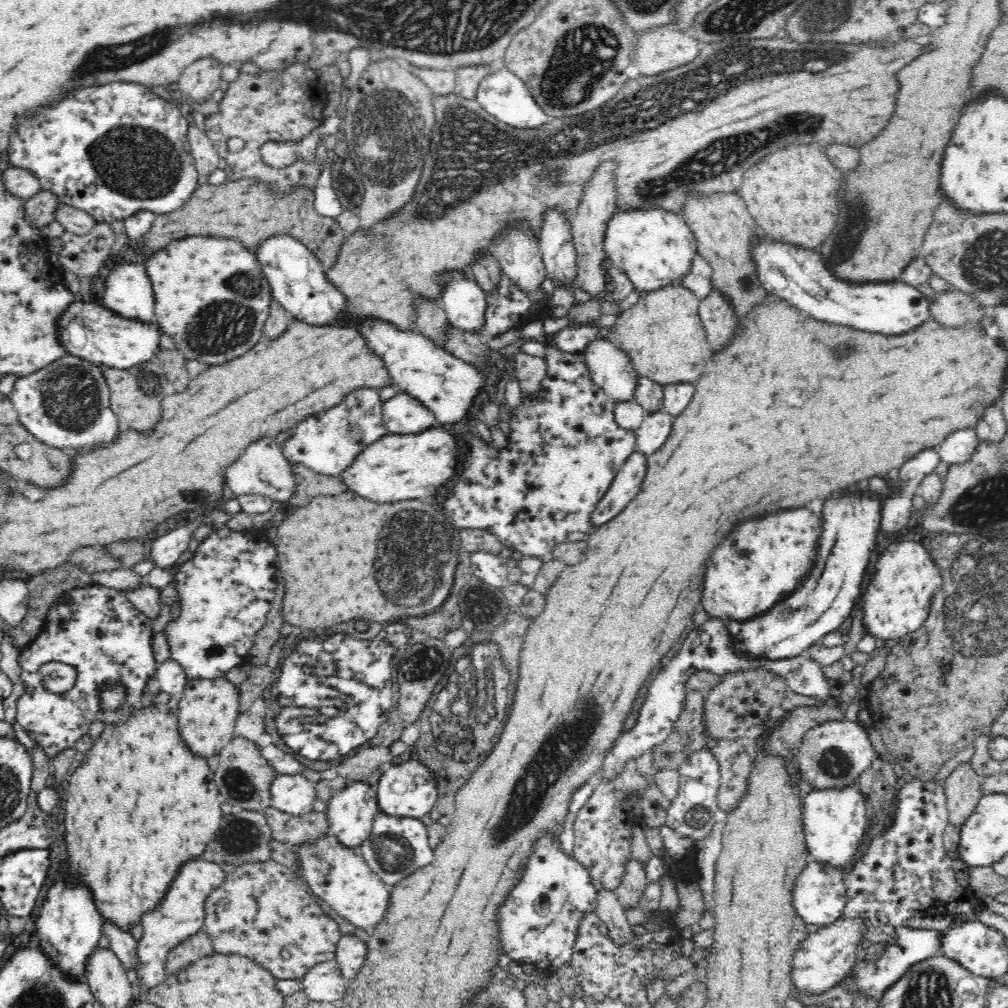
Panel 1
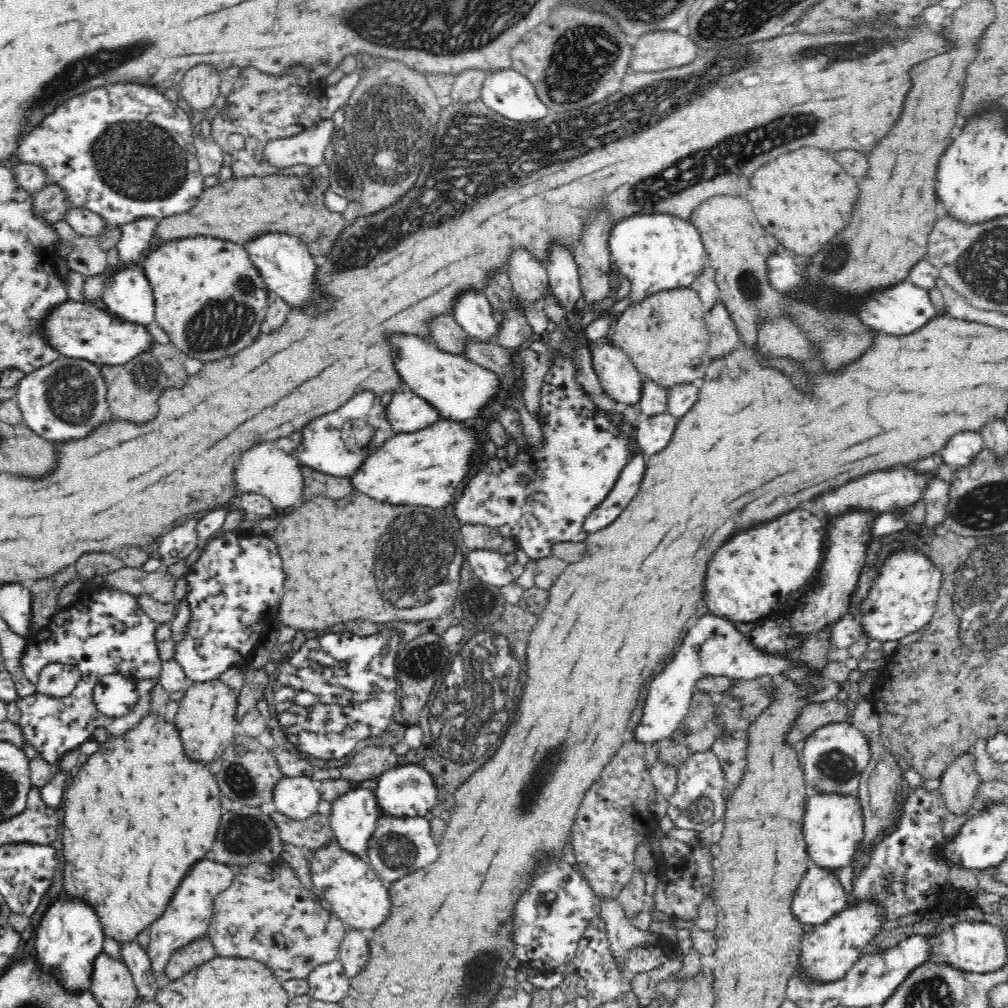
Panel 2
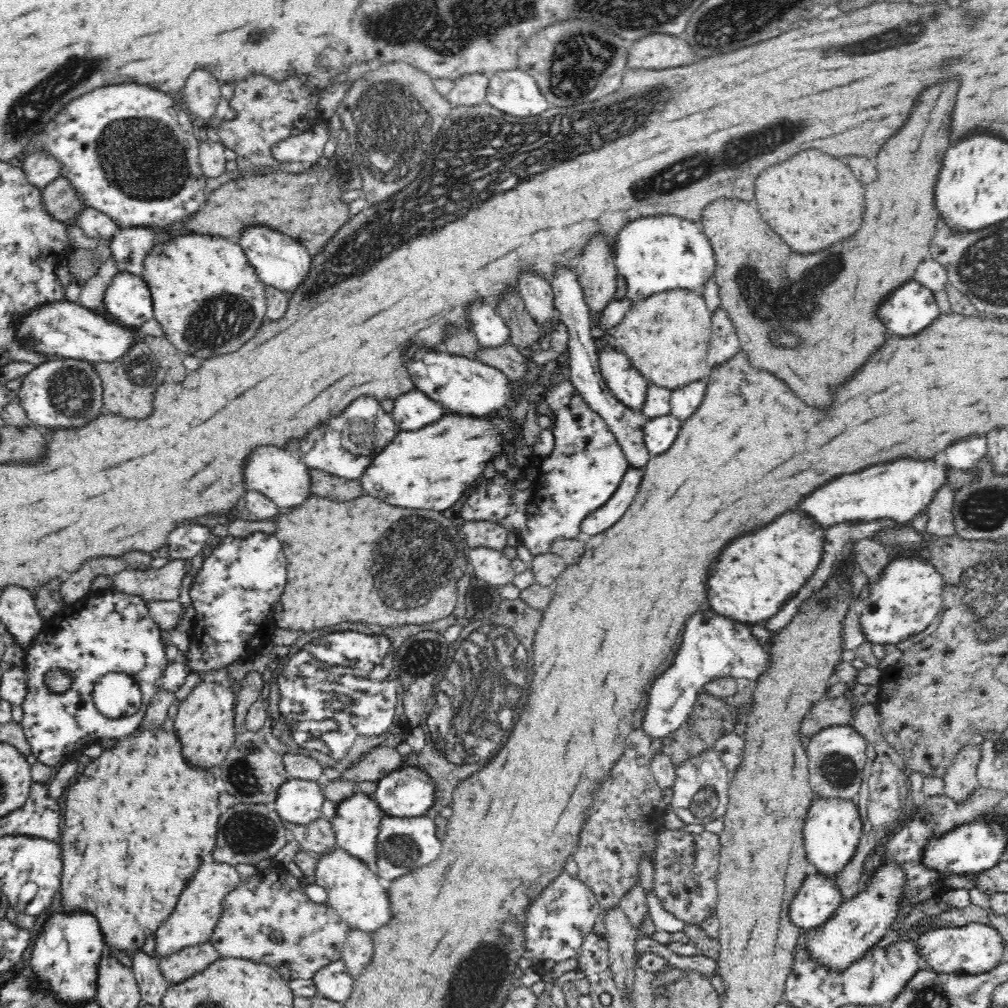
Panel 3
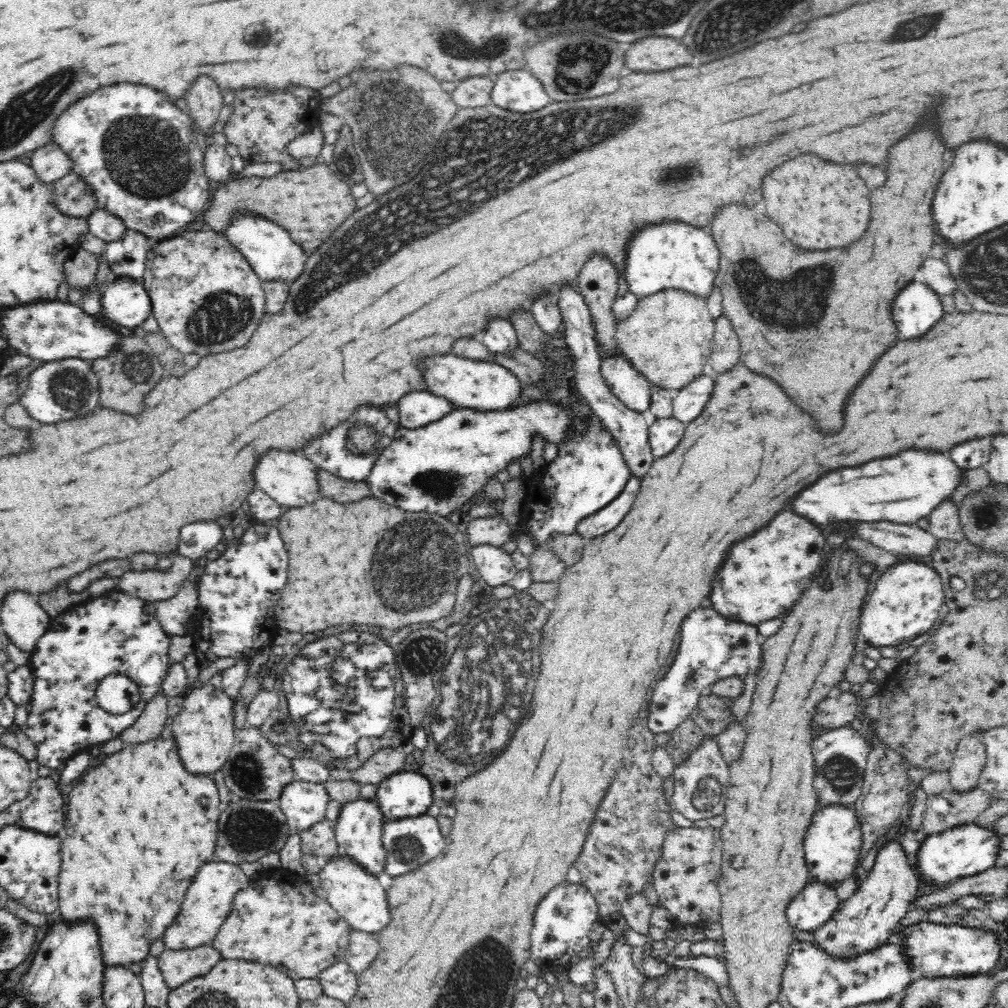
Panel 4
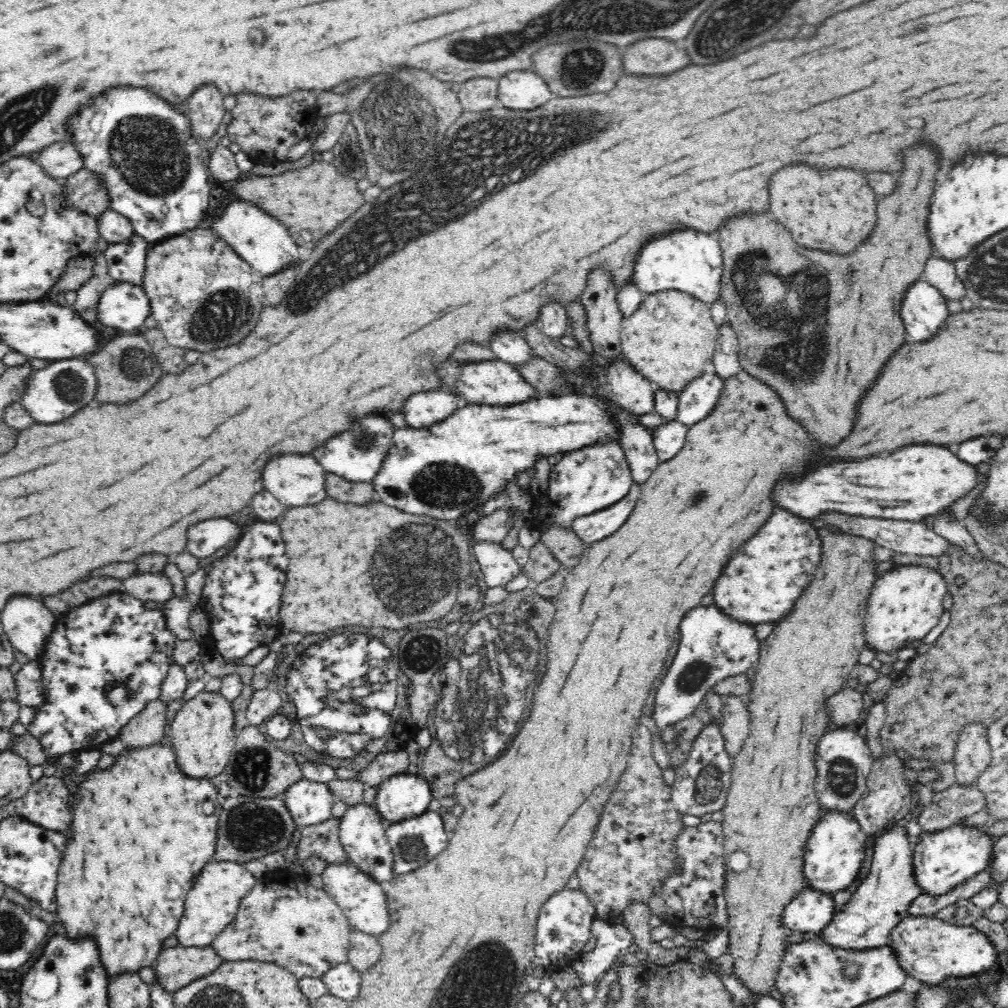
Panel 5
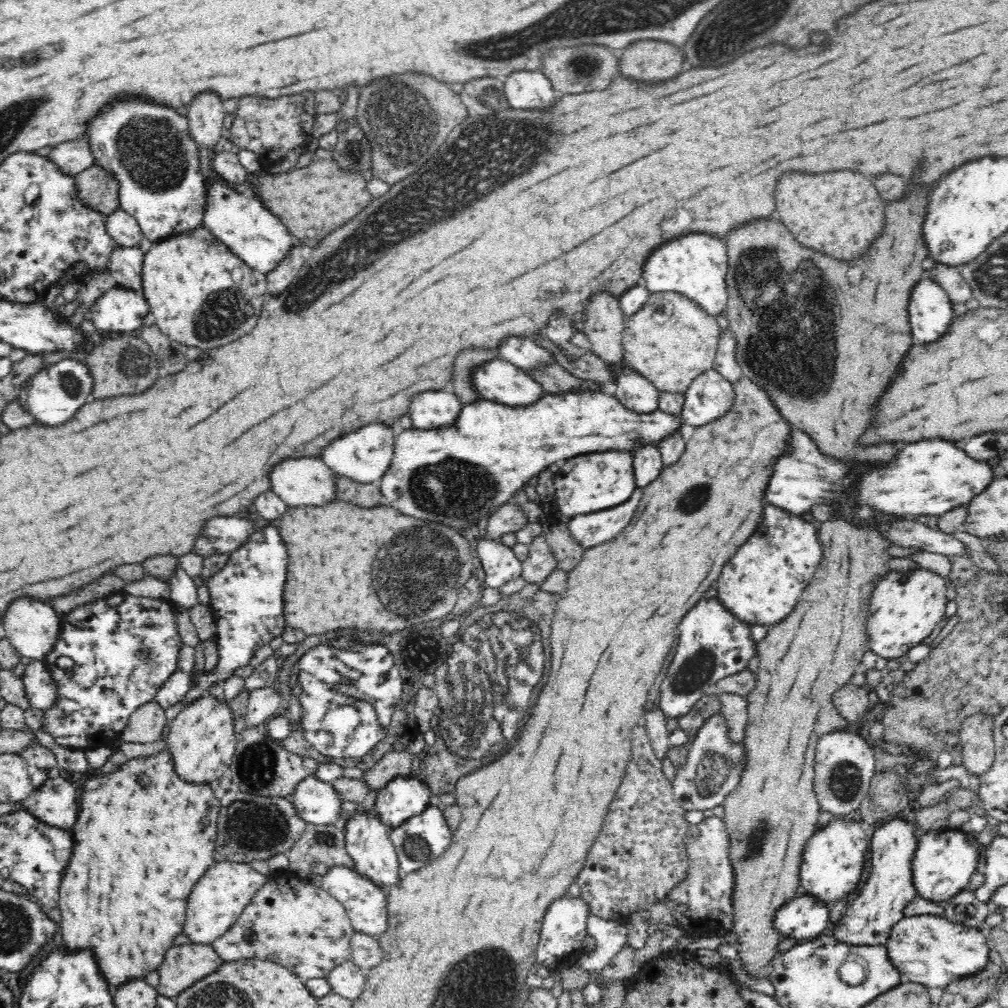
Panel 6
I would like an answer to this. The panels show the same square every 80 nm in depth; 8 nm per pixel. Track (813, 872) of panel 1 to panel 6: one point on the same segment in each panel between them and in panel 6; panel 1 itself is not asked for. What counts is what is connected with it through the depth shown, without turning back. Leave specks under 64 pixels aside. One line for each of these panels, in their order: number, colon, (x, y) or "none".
2: (820, 896)
3: (818, 899)
4: (816, 904)
5: (810, 911)
6: (804, 918)

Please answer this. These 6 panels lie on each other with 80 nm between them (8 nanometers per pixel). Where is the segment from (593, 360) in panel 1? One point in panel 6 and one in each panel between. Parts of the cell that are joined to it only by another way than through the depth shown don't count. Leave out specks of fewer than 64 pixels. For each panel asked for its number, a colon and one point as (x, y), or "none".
2: (620, 380)
3: (627, 385)
4: (633, 390)
5: (634, 393)
6: (633, 391)

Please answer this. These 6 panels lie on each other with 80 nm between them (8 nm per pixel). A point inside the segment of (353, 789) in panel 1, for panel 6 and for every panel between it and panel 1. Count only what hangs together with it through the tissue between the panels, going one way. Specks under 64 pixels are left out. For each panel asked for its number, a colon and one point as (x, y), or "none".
2: (354, 815)
3: (356, 823)
4: (358, 831)
5: (363, 835)
6: (368, 843)

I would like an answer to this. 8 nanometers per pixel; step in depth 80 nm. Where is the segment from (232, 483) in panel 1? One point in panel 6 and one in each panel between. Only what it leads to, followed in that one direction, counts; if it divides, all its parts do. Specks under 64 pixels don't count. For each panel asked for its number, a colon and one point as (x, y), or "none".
2: (265, 470)
3: (283, 477)
4: (292, 480)
5: (295, 480)
6: (298, 481)

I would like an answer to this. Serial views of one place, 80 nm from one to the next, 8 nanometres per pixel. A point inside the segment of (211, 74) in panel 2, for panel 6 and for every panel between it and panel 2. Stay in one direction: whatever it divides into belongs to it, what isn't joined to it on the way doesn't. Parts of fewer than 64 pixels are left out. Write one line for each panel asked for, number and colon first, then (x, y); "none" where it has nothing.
3: (201, 93)
4: (204, 100)
5: (205, 109)
6: (205, 115)

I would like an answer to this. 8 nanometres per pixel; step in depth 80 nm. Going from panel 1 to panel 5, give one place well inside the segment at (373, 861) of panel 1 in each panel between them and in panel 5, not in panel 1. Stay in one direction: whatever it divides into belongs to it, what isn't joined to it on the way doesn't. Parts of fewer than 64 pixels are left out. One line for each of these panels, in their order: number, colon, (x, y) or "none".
2: (400, 845)
3: (403, 844)
4: (411, 842)
5: (416, 841)

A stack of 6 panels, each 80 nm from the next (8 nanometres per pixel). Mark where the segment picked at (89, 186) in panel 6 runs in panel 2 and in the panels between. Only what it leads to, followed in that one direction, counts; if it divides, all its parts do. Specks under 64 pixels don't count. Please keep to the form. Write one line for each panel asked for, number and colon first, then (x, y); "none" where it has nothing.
2: (50, 204)
3: (60, 200)
4: (71, 195)
5: (83, 191)

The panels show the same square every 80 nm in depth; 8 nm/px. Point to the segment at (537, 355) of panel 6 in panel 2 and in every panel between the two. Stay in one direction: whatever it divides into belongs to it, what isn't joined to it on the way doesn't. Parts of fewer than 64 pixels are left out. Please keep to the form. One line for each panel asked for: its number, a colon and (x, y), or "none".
2: (472, 311)
3: (490, 330)
4: (499, 336)
5: (510, 347)

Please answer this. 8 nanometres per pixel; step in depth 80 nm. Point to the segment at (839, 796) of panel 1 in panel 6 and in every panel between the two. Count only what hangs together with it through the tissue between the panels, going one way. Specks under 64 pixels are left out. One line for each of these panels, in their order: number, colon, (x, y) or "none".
2: (833, 827)
3: (832, 831)
4: (832, 847)
5: (837, 845)
6: (833, 862)

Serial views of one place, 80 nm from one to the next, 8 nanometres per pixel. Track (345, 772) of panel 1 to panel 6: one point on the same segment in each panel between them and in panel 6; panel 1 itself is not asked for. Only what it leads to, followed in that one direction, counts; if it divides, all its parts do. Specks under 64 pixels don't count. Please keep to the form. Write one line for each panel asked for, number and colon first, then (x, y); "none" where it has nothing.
2: (369, 763)
3: (381, 760)
4: (386, 761)
5: (389, 763)
6: (392, 764)

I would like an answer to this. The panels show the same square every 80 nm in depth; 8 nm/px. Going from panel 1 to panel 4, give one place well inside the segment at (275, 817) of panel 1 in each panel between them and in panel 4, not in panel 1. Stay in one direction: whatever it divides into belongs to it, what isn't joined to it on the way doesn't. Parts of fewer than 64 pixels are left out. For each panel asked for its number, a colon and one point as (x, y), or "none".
2: (313, 833)
3: (317, 839)
4: (319, 840)

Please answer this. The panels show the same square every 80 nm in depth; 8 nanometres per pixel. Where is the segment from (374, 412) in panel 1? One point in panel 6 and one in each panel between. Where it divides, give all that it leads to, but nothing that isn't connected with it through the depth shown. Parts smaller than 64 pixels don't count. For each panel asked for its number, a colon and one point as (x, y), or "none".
2: (336, 444)
3: (344, 447)
4: (348, 451)
5: (358, 460)
6: (363, 456)

